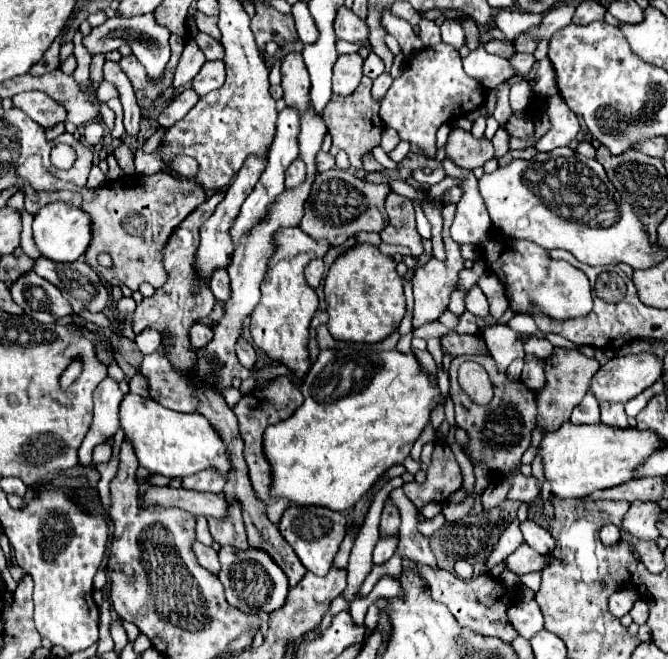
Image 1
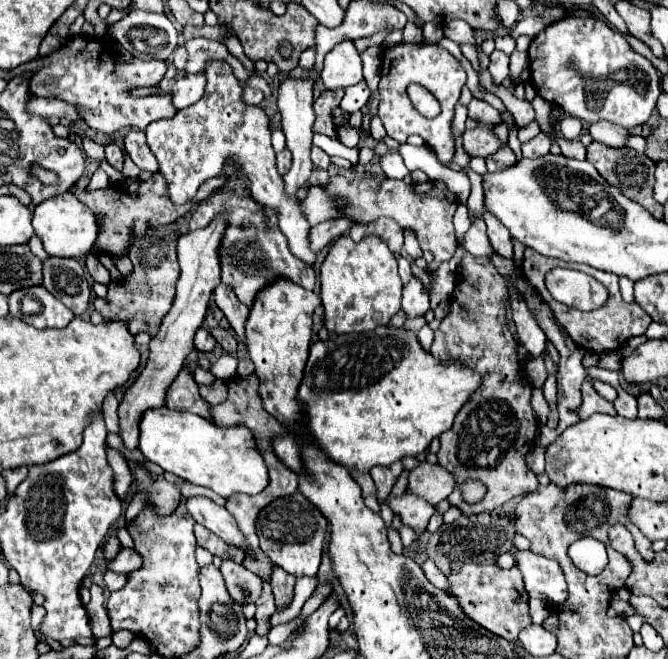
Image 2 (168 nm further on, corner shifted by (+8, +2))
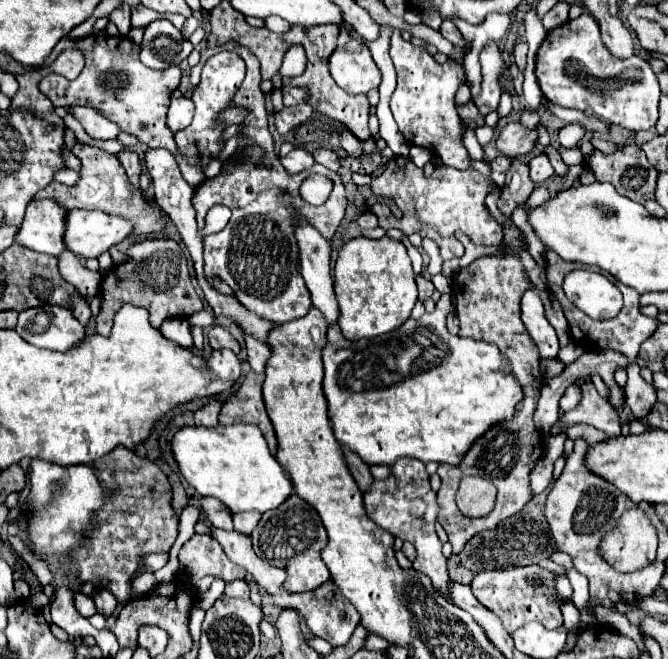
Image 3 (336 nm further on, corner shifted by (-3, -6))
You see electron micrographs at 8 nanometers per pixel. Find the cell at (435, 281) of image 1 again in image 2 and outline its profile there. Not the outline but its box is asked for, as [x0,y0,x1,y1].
[302,177,456,275]

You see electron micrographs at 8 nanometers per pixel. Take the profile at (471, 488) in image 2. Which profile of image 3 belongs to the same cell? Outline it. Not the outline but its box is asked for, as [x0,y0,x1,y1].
[457,477,497,517]

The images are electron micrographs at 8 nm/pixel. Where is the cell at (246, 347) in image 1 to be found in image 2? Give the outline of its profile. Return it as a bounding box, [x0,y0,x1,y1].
[210,327,238,353]

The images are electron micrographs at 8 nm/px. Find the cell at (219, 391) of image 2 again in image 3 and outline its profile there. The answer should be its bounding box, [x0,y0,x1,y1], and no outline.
[195,399,223,427]

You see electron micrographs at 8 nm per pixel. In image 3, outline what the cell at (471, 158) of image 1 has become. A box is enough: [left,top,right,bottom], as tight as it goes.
[495,121,537,159]

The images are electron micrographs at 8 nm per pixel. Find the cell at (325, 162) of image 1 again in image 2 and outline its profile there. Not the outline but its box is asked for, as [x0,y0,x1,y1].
[312,147,330,169]

